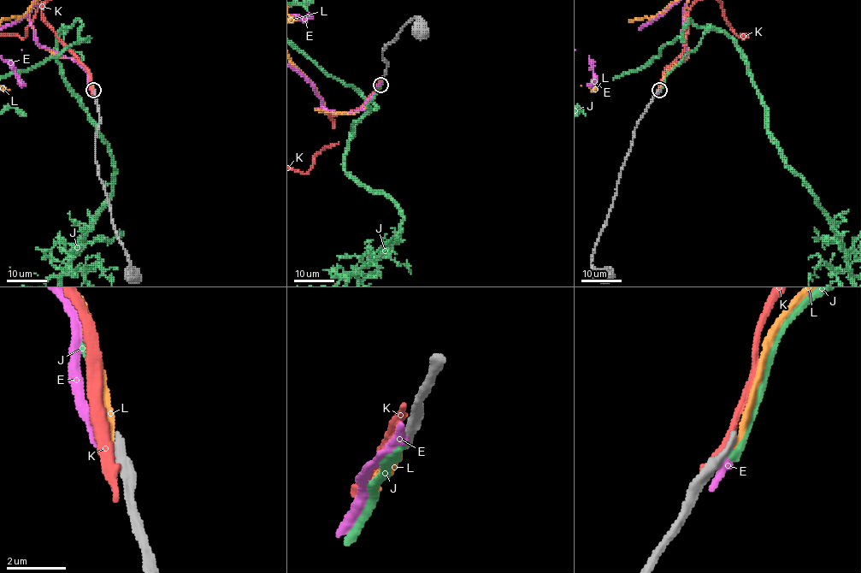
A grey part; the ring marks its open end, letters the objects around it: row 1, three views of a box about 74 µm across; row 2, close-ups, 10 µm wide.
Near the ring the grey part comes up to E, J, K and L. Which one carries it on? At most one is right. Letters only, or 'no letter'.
L

